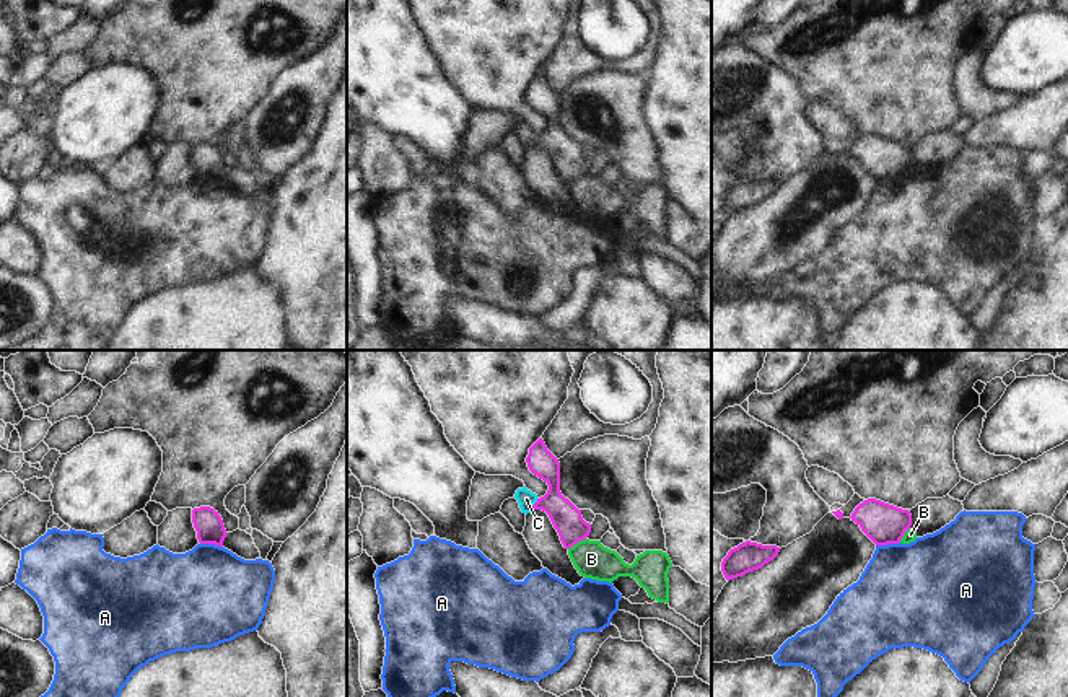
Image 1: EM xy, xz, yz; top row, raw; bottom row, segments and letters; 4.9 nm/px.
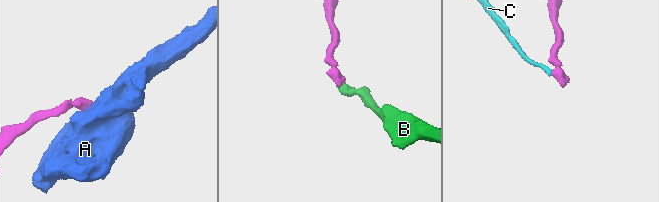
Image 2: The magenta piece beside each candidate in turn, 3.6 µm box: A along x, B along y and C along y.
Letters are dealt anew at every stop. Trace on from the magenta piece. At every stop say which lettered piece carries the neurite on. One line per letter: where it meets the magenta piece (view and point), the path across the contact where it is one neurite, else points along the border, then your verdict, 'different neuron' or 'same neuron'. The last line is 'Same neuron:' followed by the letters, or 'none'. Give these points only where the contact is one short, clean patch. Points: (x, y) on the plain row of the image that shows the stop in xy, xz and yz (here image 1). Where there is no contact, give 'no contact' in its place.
A: meets magenta in yz at (888, 178); border along yz (899, 176), (876, 181); different neuron
B: meets magenta in xz at (577, 176); border along xz (585, 173), (569, 184); different neuron
C: meets magenta in xz at (534, 139); runs through xz (565, 152), (552, 139), (534, 139), (526, 134); same neuron
Same neuron: C

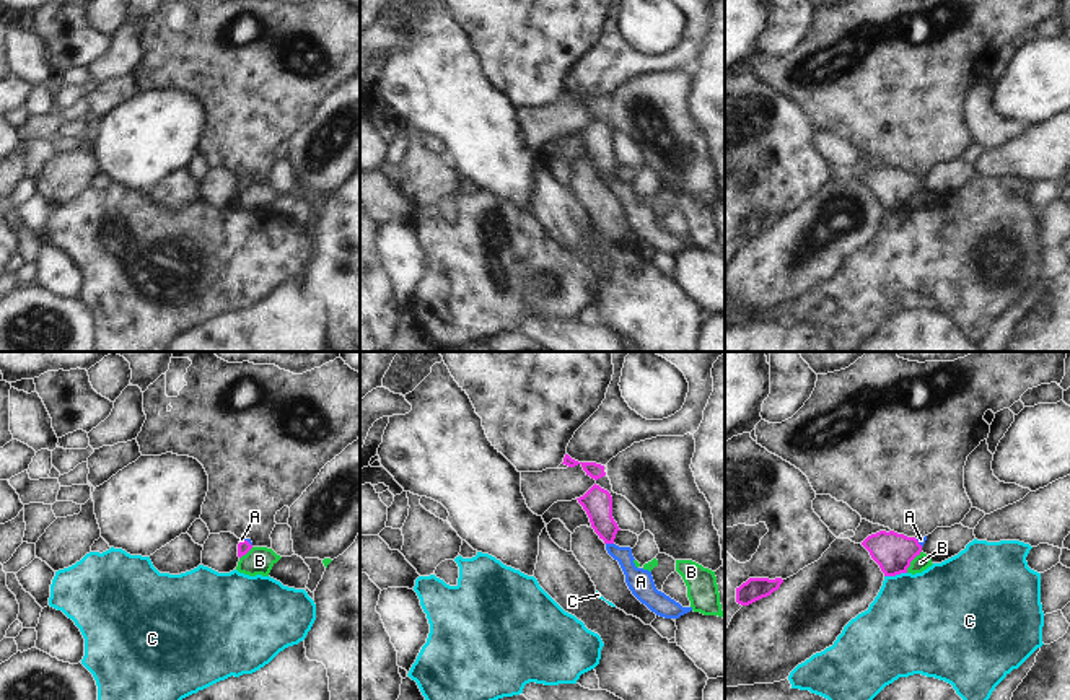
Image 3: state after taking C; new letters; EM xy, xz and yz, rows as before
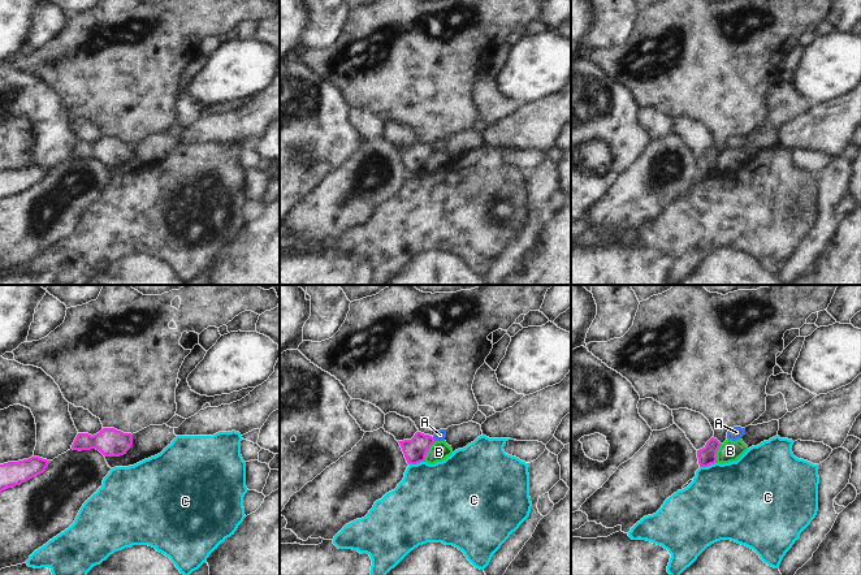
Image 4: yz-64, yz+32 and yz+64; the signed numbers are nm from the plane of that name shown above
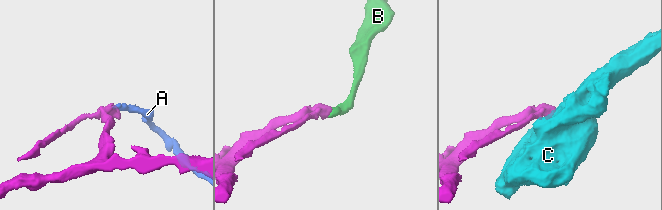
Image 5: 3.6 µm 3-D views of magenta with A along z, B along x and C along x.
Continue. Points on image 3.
A: meets magenta in xz at (609, 178); runs through xz (596, 137), (609, 178), (640, 217); same neuron
B: meets magenta in yz at (911, 196); border along yz (920, 186), (906, 207); different neuron
C: meets magenta in yz at (894, 210); border along yz (906, 207), (885, 212); different neuron
Same neuron: A

